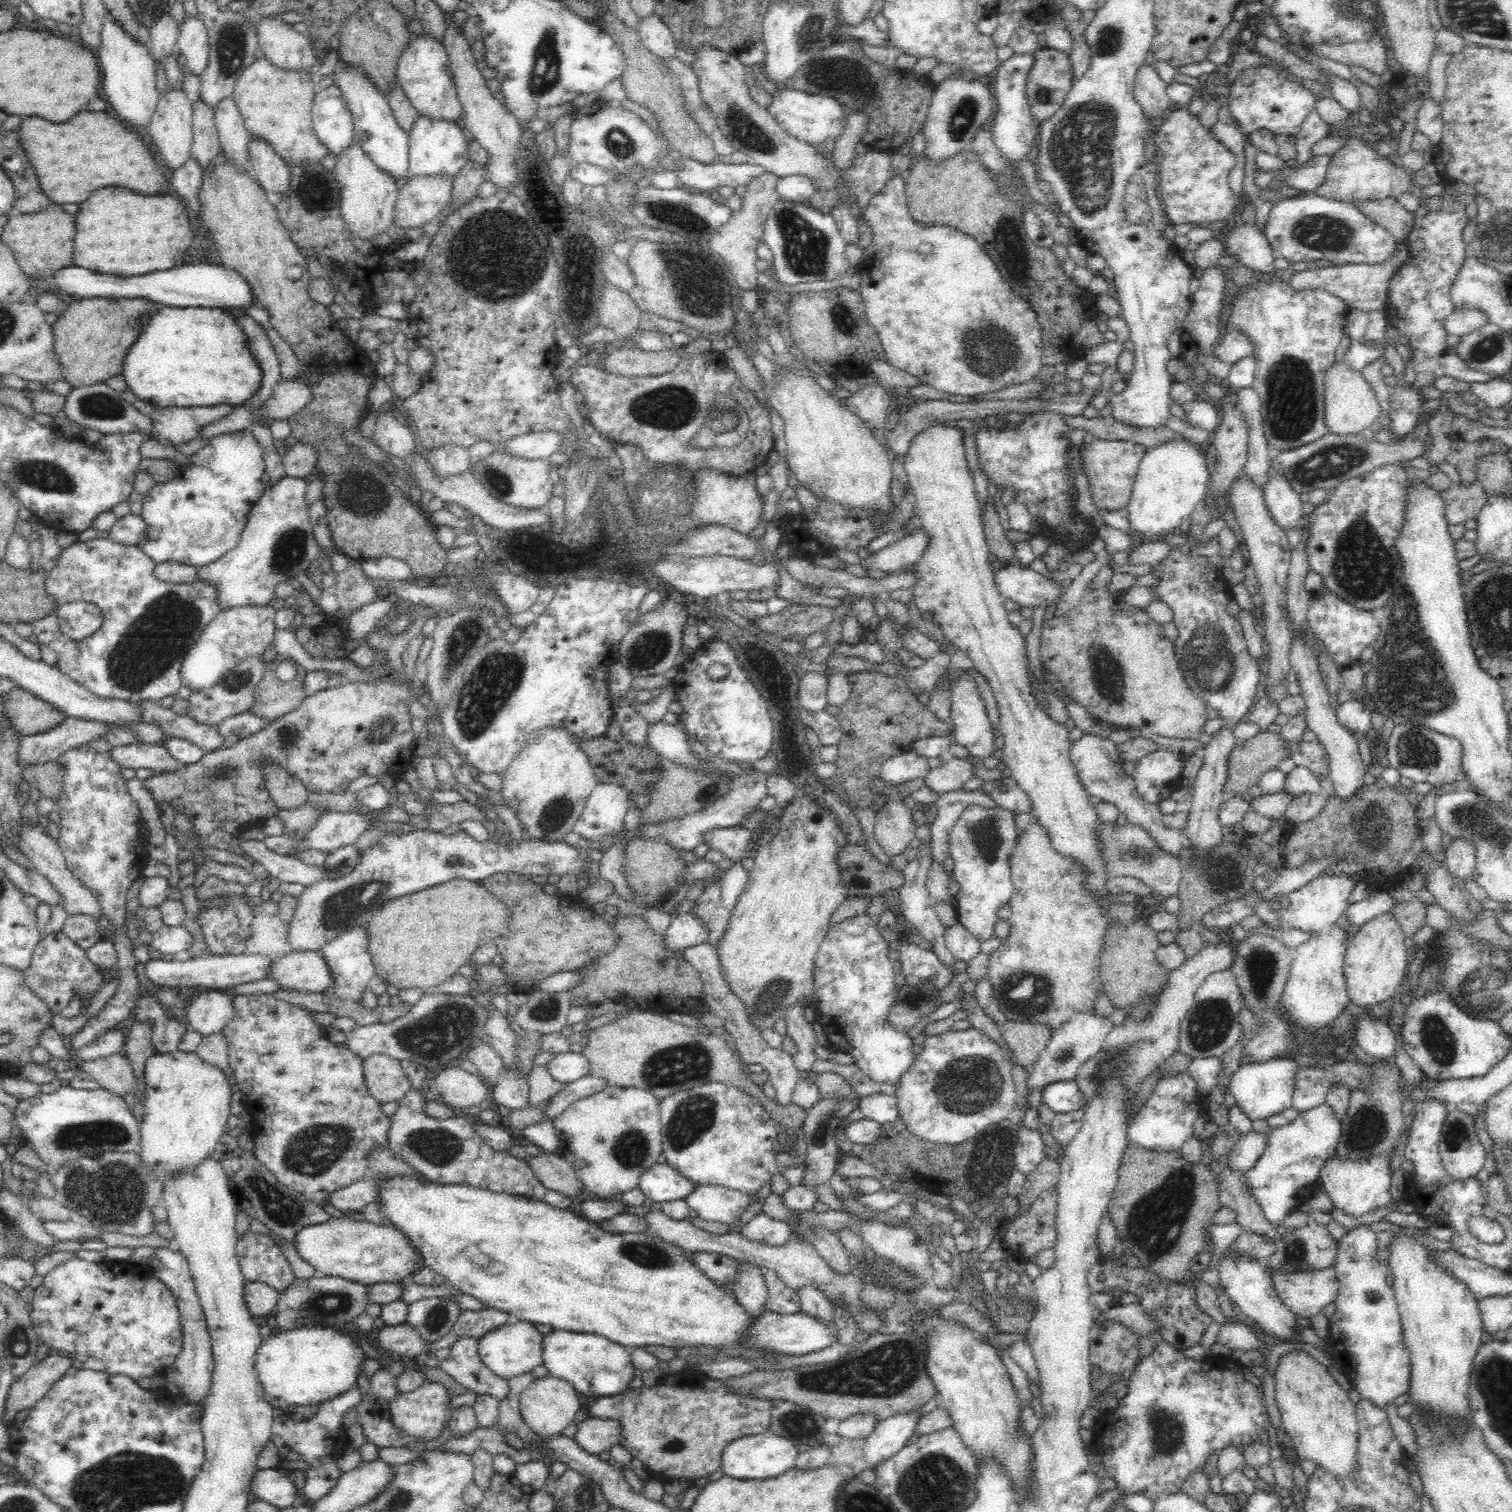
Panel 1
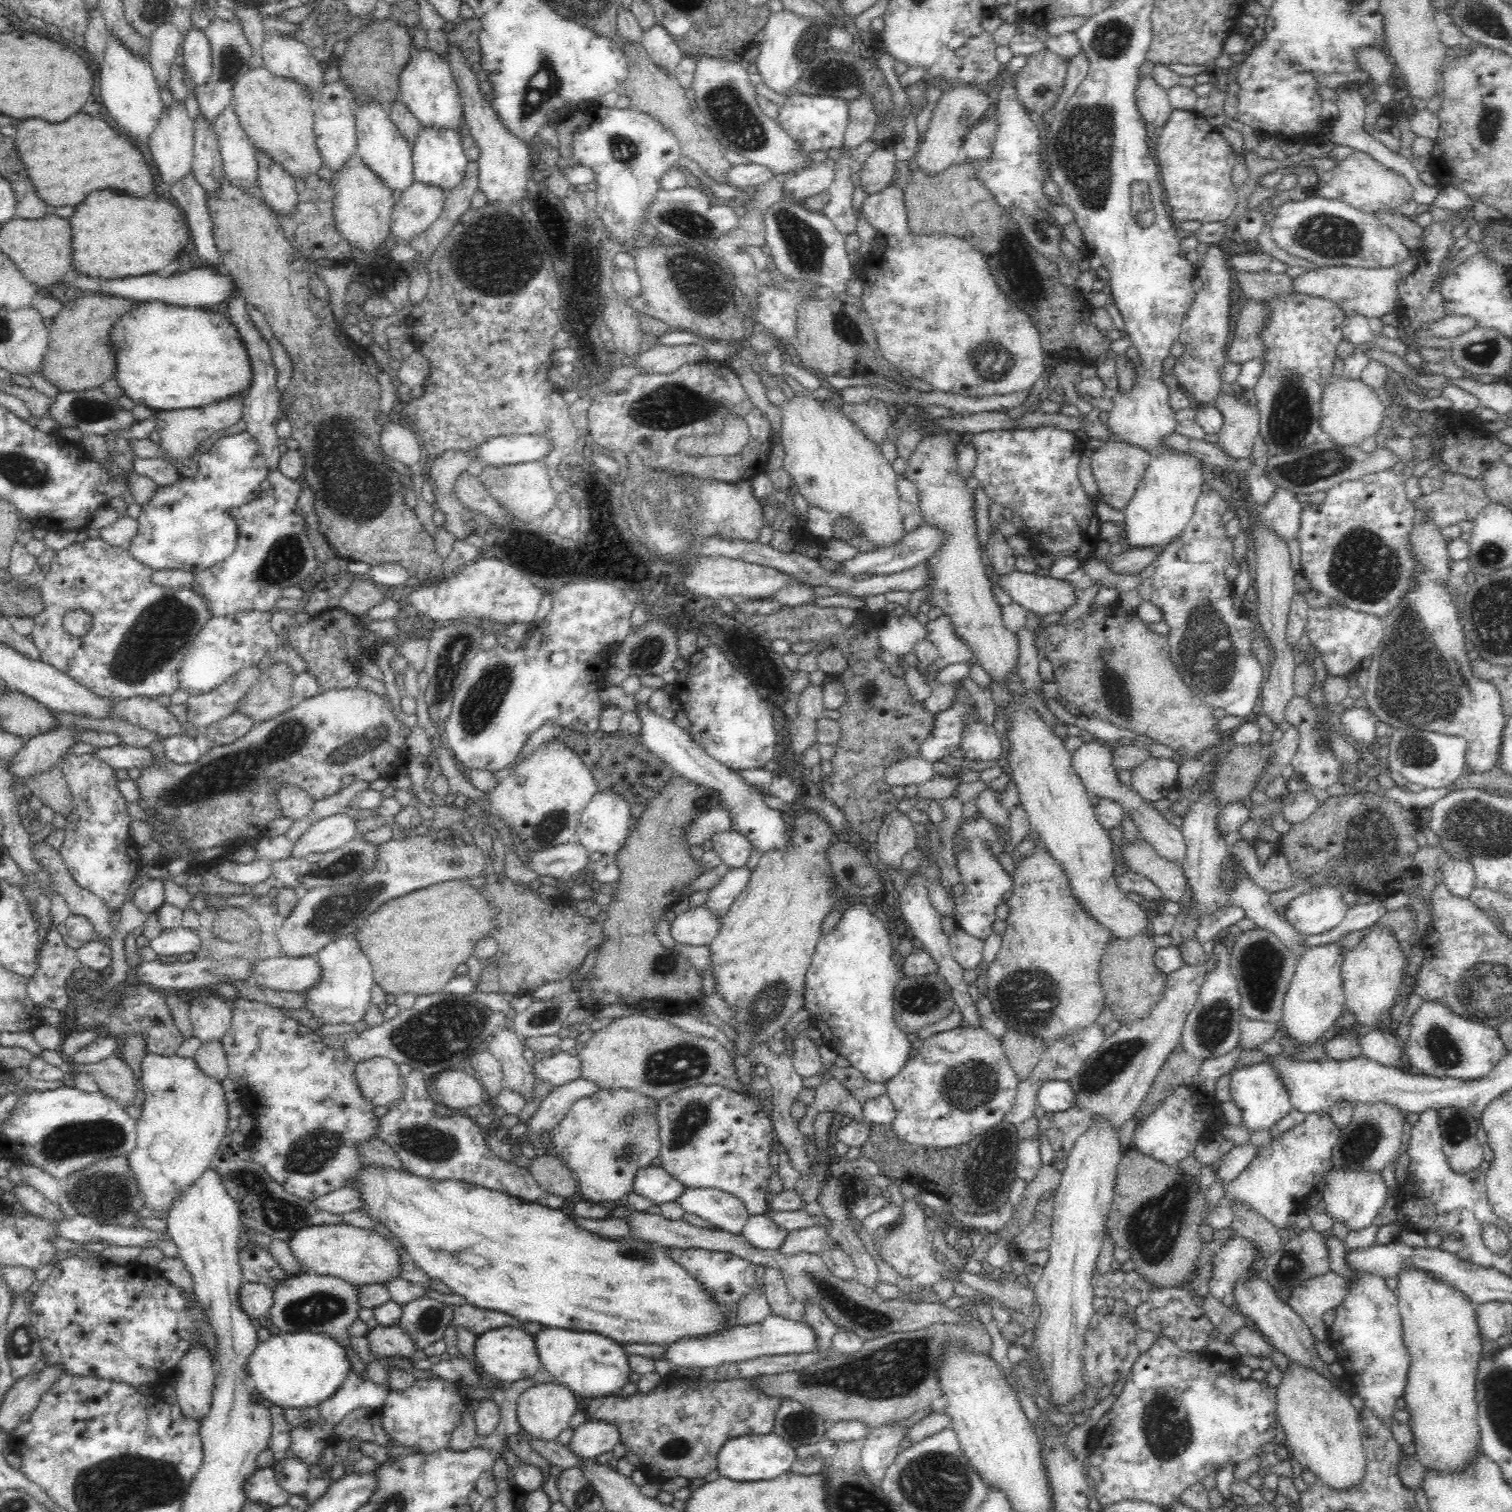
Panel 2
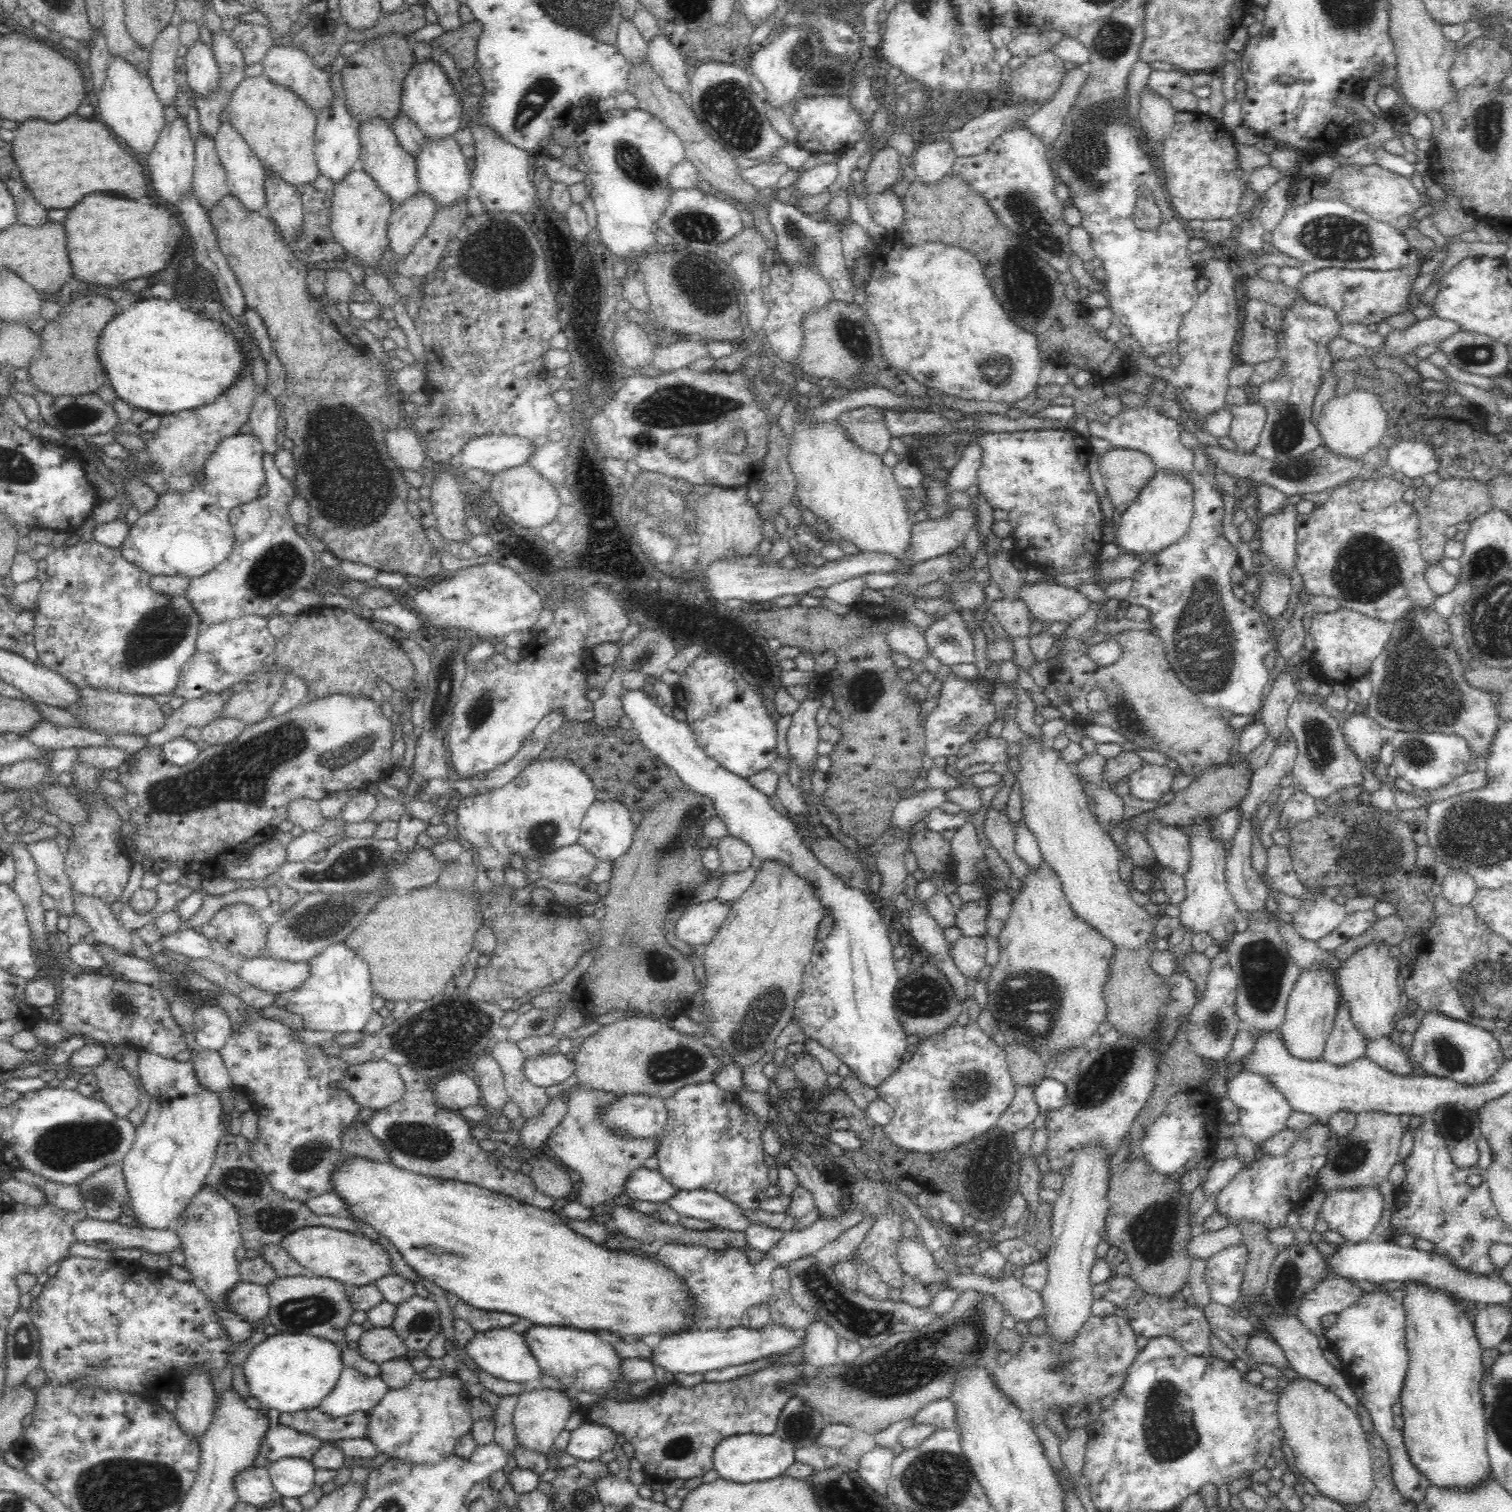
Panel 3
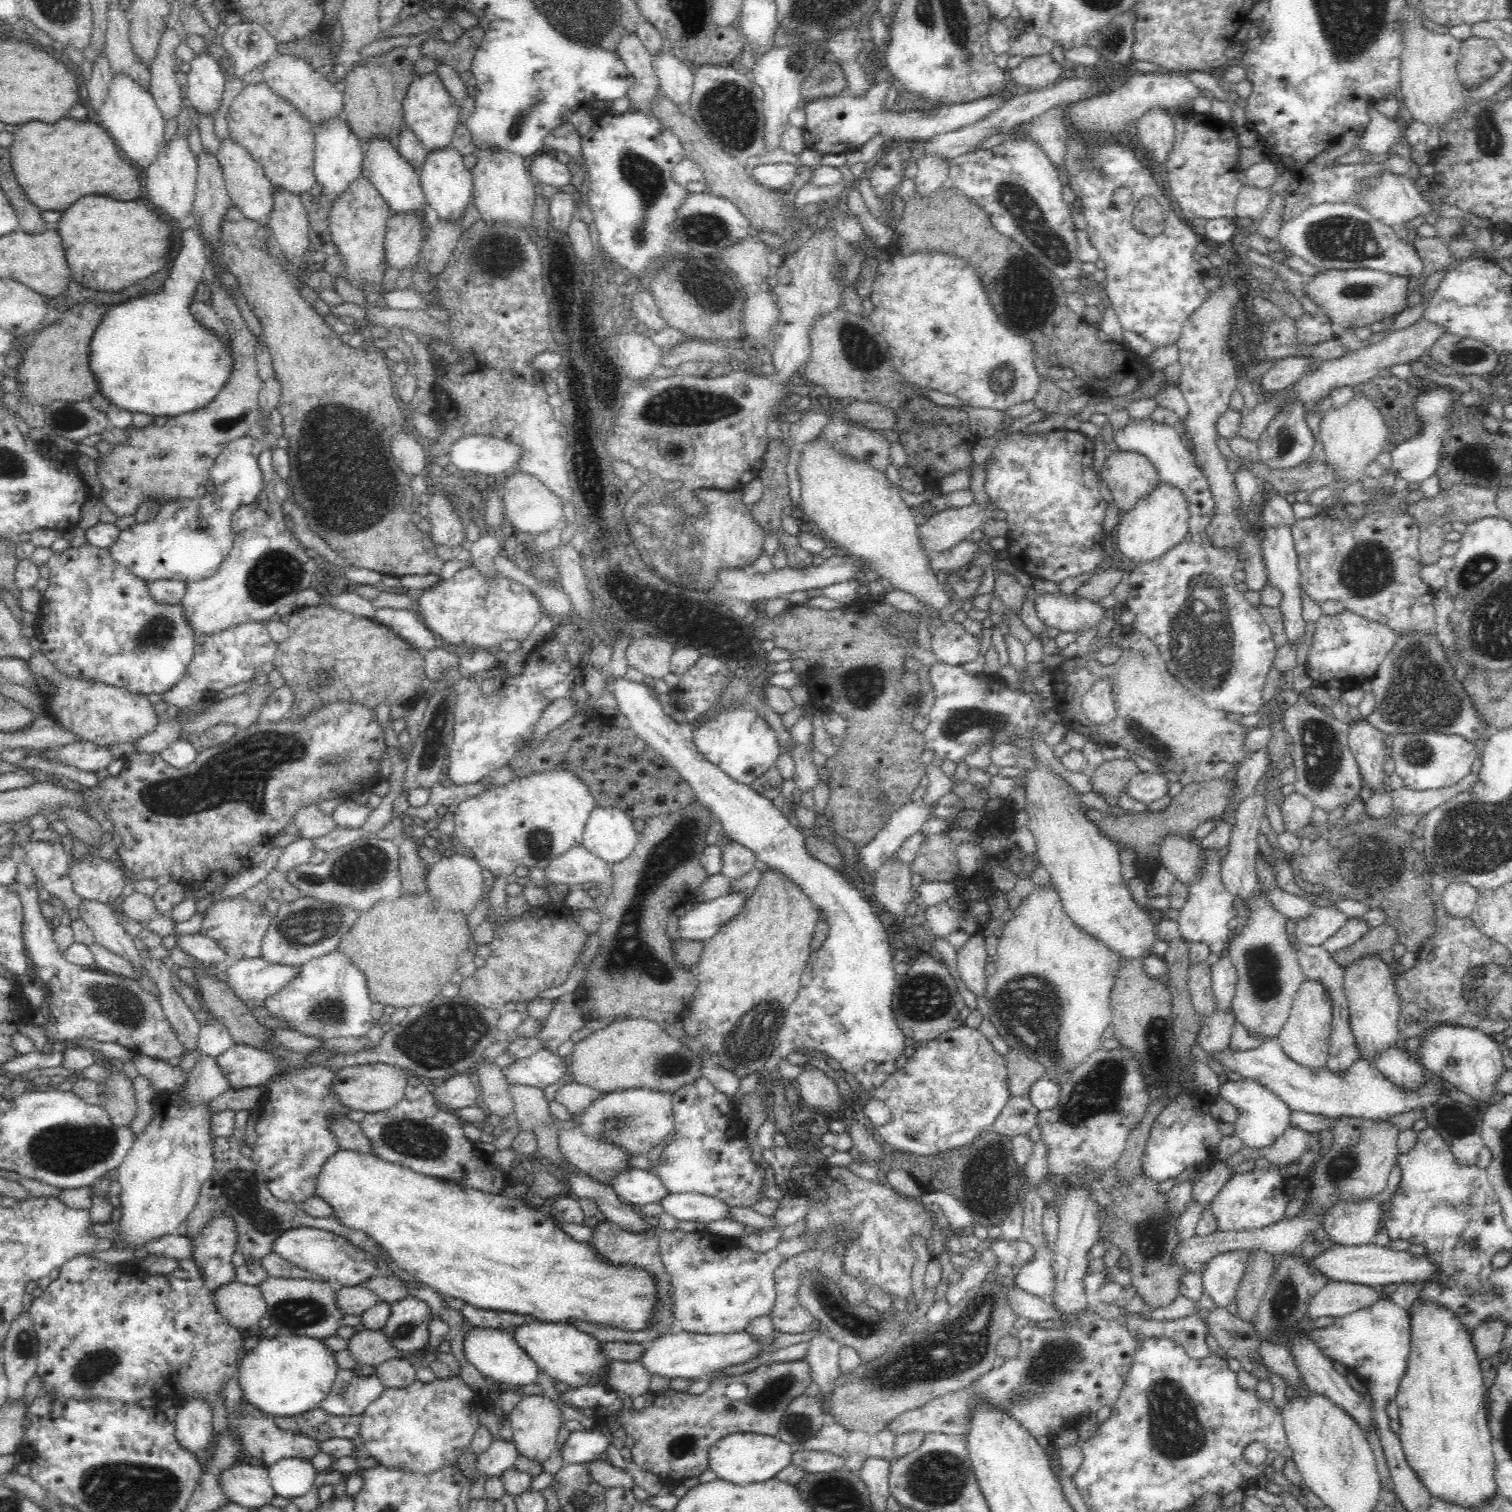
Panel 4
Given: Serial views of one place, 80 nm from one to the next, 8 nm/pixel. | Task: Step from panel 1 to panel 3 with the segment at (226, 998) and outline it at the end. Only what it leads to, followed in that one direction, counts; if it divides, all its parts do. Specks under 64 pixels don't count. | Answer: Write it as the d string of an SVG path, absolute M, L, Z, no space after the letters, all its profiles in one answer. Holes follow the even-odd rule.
M205 1003L197 1006L194 1016L193 1032L200 1048L219 1052L233 1033L226 1012L214 1003Z

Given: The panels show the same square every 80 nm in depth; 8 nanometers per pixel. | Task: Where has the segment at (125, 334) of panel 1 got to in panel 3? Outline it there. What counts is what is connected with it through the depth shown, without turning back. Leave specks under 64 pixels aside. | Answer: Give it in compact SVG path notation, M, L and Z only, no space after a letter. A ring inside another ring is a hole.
M98 295L81 296L68 305L62 305L60 314L55 319L39 326L40 346L38 346L38 352L34 354L34 359L28 366L29 384L32 384L37 392L49 396L70 396L74 398L92 394L104 386L107 382L107 375L98 361L98 351L96 351L98 334L101 334L106 323L110 322L110 318L120 311L122 305Z

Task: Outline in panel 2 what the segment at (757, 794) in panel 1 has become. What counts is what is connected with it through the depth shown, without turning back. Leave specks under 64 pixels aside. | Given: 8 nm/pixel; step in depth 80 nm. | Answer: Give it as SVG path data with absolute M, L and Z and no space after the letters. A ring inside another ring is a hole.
M718 805L716 808L701 814L695 818L685 830L686 841L691 846L703 844L707 840L712 840L714 835L730 831L730 817L728 811Z

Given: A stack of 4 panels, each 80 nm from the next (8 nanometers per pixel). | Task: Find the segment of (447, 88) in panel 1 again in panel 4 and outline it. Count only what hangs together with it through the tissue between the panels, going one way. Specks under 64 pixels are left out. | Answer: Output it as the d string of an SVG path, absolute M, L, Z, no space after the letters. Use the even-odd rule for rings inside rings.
M426 74L414 77L414 80L408 87L403 102L403 125L412 131L412 134L427 153L431 153L441 148L451 145L456 124L460 122L460 108L456 105L456 101L444 89L442 81L438 79L438 75Z

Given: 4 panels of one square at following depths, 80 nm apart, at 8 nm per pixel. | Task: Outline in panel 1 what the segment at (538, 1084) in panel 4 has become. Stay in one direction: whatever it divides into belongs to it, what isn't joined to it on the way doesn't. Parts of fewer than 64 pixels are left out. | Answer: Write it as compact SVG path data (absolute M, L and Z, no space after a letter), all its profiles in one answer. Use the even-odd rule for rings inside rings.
M578 1048L555 1054L554 1058L543 1066L554 1077L554 1080L564 1084L588 1075L588 1061Z

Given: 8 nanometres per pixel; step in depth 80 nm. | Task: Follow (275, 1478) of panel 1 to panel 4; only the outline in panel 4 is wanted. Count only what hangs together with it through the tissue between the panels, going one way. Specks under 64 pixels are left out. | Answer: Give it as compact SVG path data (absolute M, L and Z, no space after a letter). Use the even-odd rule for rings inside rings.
M236 1464L224 1470L218 1479L218 1487L228 1502L248 1508L267 1505L277 1496L266 1466Z

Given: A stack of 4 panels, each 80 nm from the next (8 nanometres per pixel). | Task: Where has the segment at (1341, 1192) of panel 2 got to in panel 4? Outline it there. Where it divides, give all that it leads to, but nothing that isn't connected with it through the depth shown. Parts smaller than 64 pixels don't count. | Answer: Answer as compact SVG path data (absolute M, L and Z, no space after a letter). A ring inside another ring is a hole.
M1376 1198L1332 1205L1323 1218L1323 1229L1334 1245L1360 1246L1375 1240L1380 1222Z

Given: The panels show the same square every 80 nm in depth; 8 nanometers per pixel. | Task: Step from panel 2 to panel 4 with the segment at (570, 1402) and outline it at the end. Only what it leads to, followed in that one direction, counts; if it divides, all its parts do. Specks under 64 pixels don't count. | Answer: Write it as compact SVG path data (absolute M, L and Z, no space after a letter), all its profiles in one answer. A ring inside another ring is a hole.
M524 1396L521 1402L508 1413L512 1440L515 1442L519 1454L528 1458L531 1462L543 1464L552 1456L551 1452L556 1448L557 1434L564 1423L562 1413L548 1396Z

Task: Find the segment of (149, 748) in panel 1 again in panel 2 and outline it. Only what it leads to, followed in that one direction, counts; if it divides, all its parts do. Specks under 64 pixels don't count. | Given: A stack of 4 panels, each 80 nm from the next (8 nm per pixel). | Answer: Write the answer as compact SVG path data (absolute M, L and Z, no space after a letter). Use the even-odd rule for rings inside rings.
M114 745L97 748L91 754L113 769L144 768L152 764L152 751L148 747Z

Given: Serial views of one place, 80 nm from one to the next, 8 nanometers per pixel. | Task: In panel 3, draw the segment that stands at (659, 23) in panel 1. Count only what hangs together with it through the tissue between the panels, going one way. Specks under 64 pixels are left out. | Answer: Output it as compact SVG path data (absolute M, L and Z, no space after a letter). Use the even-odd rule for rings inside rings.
M660 35L656 40L652 40L648 47L648 61L652 65L652 70L660 76L662 83L678 95L687 97L689 77L687 73L687 63L664 36Z

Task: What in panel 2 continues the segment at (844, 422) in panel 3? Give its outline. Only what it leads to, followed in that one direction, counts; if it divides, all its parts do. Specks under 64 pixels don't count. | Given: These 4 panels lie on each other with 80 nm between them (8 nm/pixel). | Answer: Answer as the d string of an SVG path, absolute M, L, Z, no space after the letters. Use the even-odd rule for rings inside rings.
M872 400L868 404L844 406L841 412L865 435L867 440L874 442L879 448L883 446L891 424L888 406Z

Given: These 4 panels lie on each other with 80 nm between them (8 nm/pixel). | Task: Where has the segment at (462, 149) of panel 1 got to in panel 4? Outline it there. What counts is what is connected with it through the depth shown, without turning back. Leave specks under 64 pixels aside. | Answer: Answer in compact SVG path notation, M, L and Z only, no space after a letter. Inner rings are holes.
M452 144L427 153L419 176L427 204L436 211L438 219L448 223L461 220L468 205L473 202L473 175L466 169L462 157L463 154L456 151Z

